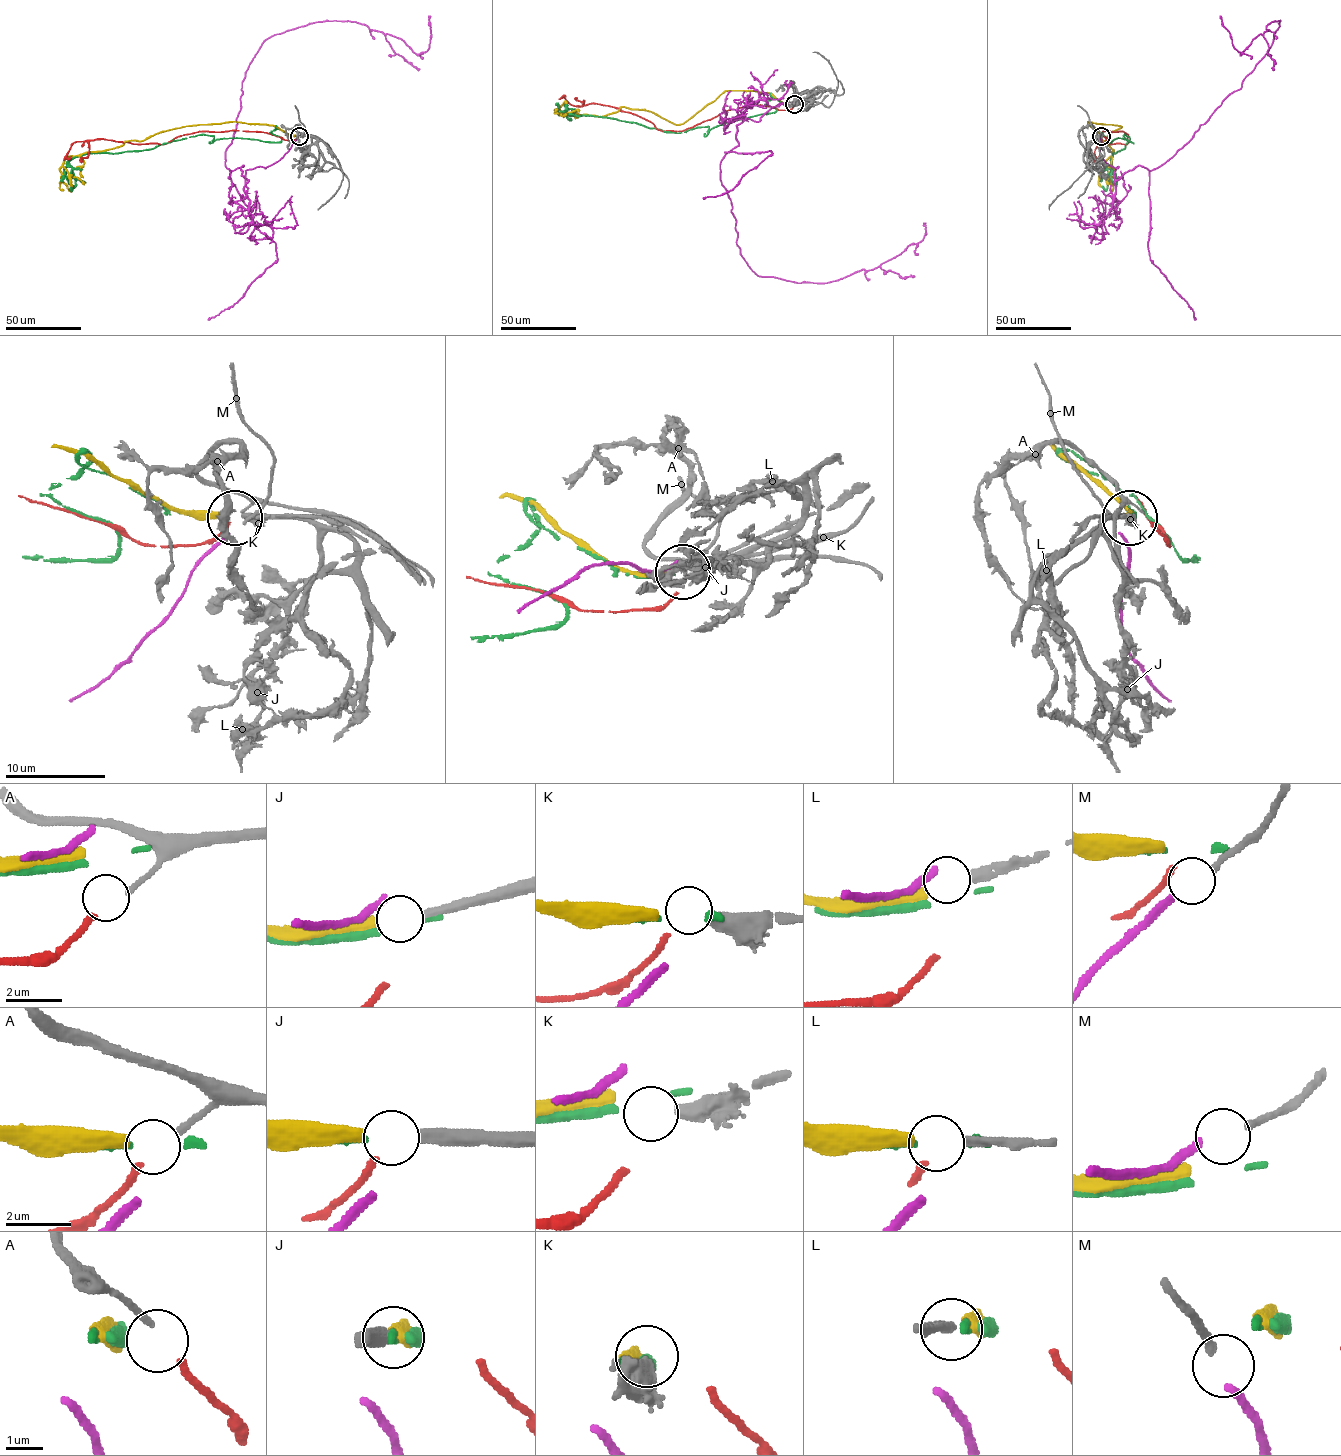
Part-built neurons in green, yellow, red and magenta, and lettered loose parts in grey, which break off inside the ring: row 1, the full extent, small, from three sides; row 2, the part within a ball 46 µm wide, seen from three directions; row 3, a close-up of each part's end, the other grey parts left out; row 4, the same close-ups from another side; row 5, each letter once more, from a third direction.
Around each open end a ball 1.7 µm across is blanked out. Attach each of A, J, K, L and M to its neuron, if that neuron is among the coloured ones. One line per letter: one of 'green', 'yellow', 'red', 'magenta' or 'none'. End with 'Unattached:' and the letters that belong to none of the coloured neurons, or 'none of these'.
A: red
J: yellow
K: none
L: none
M: magenta
Unattached: K, L

